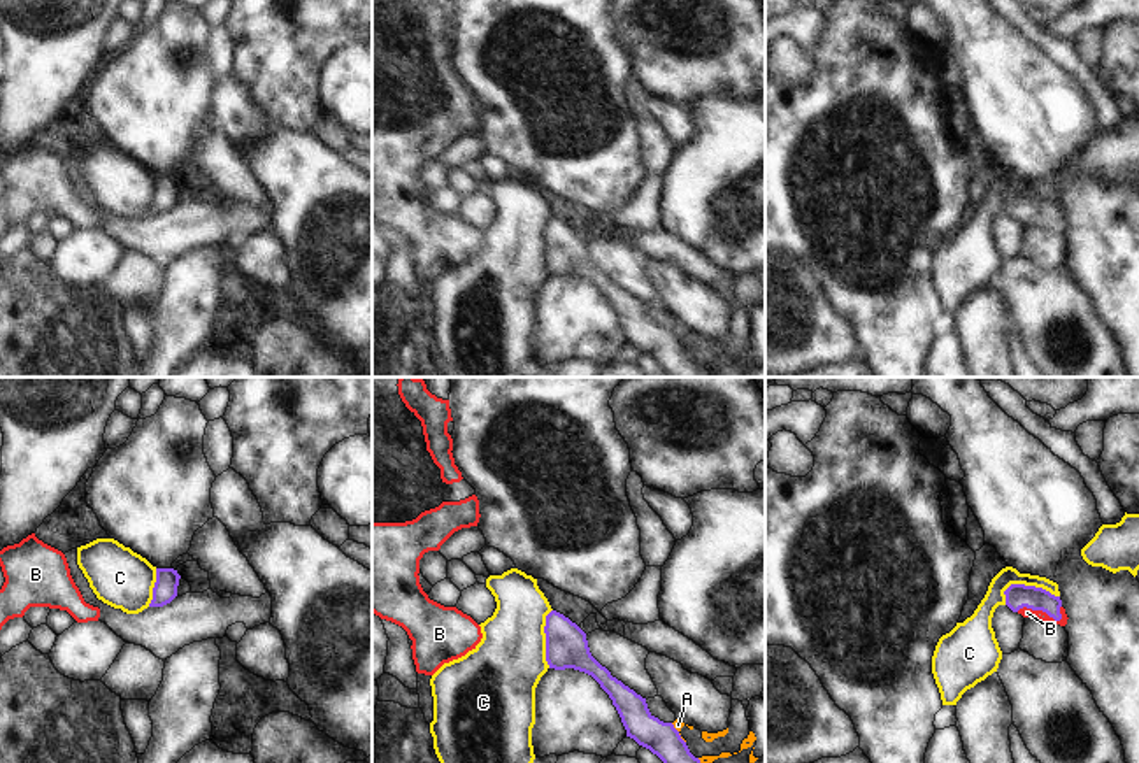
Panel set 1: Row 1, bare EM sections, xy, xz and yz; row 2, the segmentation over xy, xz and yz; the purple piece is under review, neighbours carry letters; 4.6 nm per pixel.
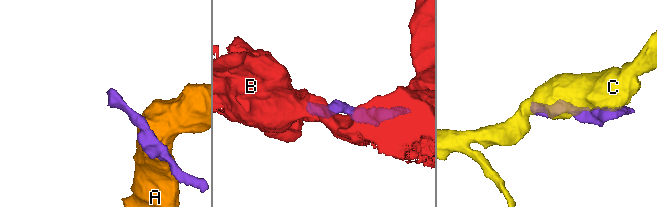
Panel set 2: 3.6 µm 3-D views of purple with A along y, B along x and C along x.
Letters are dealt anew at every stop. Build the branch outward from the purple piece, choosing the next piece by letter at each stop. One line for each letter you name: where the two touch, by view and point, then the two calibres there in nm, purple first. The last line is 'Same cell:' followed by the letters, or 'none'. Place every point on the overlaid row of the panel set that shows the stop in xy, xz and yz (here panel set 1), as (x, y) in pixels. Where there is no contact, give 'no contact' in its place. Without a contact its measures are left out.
B: meets purple in yz at (1039, 609); 110 nm thick on the purple side, 50 nm on the other
Same cell: B

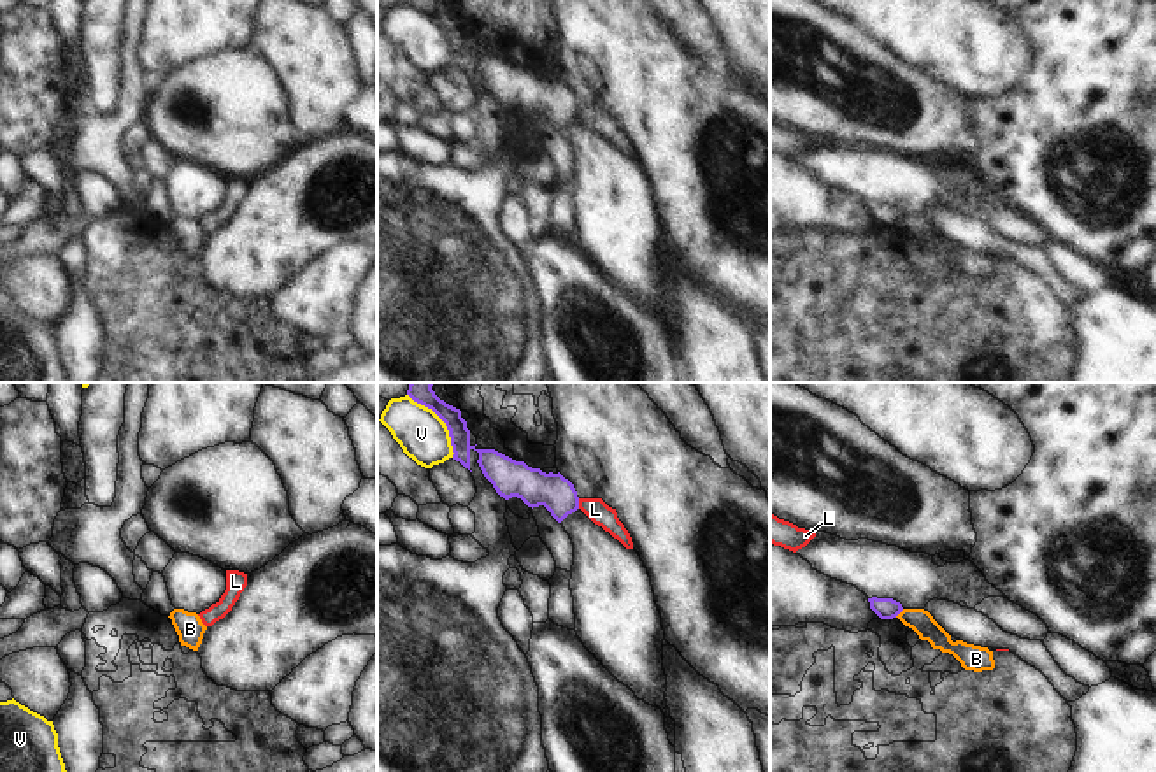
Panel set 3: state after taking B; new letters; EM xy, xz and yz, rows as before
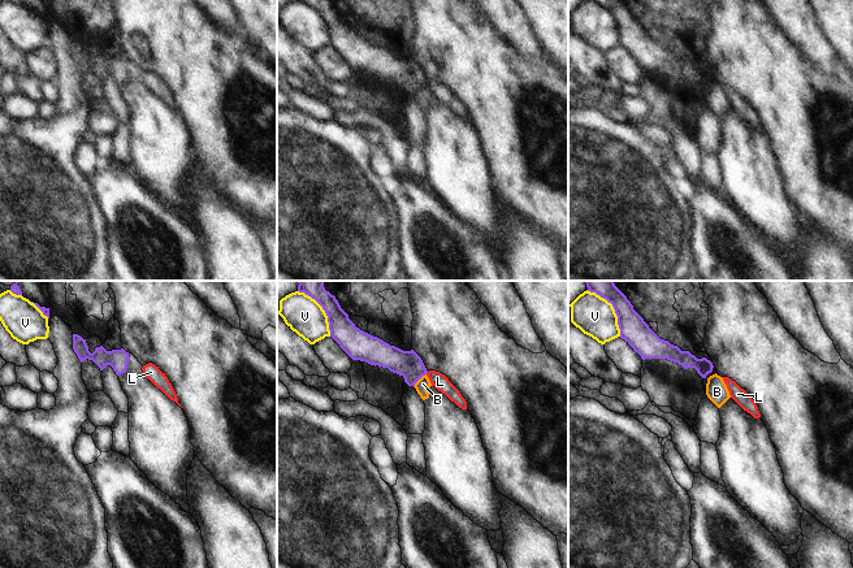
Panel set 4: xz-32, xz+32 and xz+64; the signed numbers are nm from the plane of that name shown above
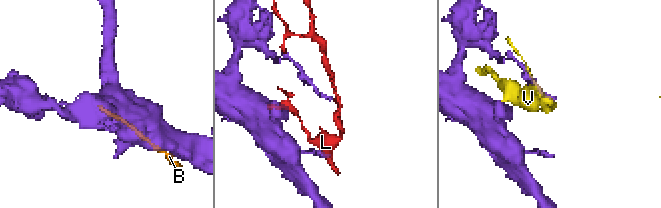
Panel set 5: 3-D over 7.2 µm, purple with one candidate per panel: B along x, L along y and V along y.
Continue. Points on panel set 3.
Same cell: none

